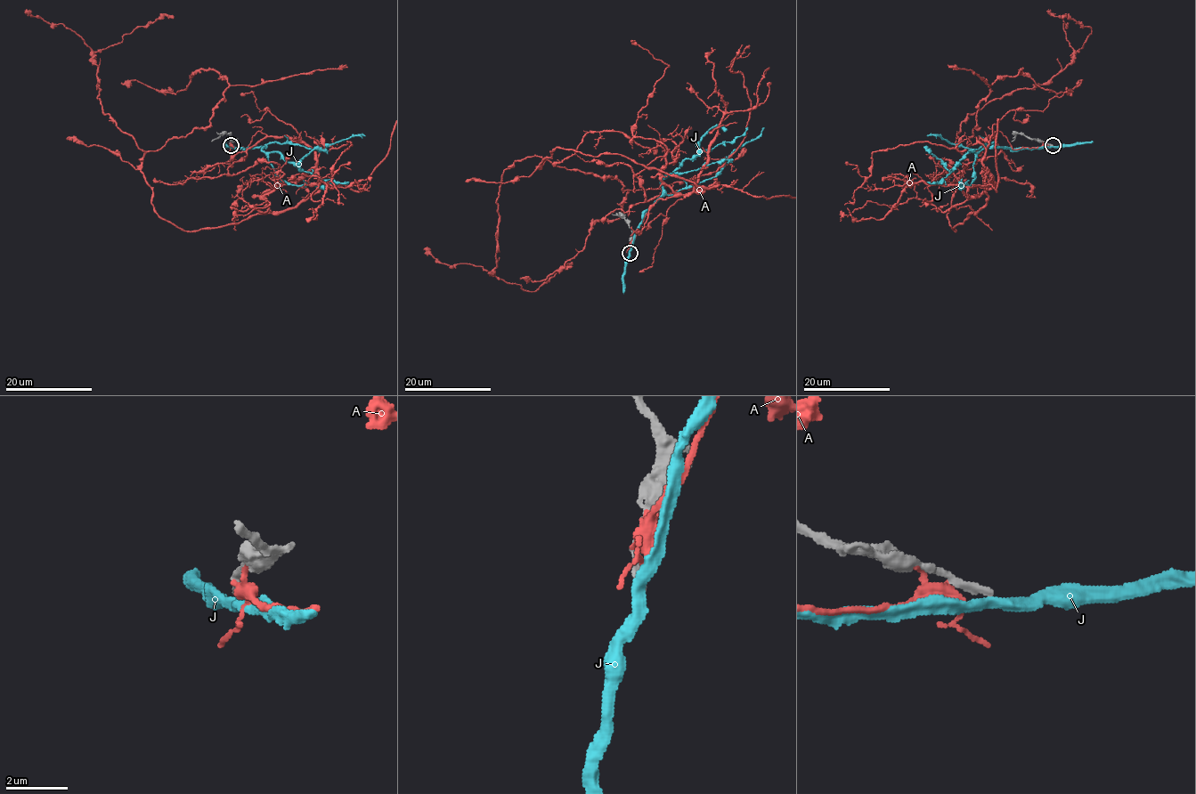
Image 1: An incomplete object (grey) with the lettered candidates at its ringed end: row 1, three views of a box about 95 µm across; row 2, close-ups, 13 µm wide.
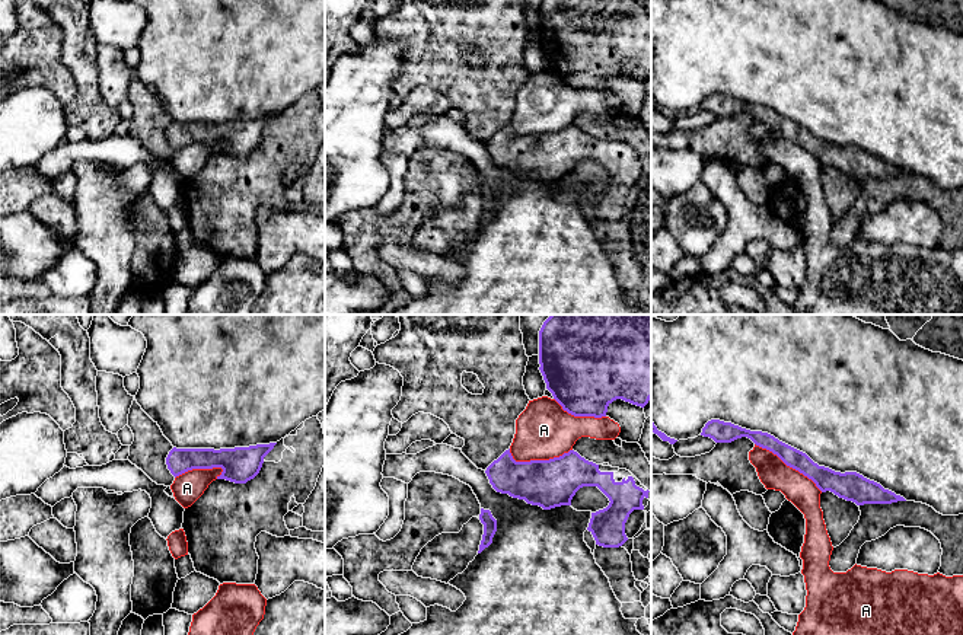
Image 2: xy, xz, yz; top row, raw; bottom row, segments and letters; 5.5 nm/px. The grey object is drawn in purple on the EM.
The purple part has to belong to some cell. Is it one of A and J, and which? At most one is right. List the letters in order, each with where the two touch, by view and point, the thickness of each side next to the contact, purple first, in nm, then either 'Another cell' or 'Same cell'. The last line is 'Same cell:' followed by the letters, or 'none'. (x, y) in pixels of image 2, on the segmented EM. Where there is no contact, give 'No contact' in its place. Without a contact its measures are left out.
A: Touches purple at xz (539, 460). Thickness 260 nm (purple) against 320 nm. Another cell
J: No contact. Another cell
Same cell: none

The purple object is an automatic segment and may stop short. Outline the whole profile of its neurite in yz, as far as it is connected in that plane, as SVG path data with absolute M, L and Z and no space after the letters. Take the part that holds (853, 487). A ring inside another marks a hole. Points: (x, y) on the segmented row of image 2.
M711 419L702 428L701 435L710 437L715 443L731 443L737 438L747 437L756 446L777 454L787 466L811 479L822 492L830 491L839 498L852 501L857 505L906 501L903 497L884 489L880 484L857 472L841 473L819 466L806 453L779 441L768 433L750 431L731 422Z

